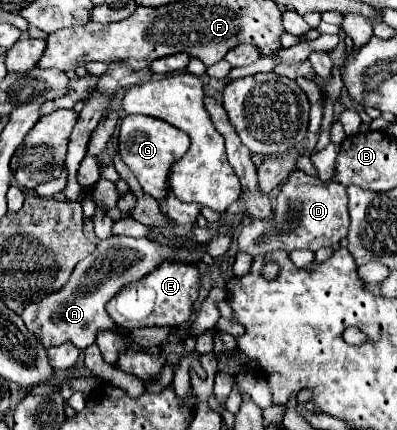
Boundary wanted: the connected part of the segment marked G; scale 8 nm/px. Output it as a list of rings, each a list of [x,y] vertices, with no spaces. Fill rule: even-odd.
[[[124,116],[120,122],[120,156],[128,164],[128,168],[134,172],[138,178],[142,190],[150,194],[156,200],[162,200],[168,190],[166,190],[166,176],[170,172],[170,166],[180,160],[186,150],[190,148],[190,138],[186,132],[178,130],[176,126],[152,118],[152,116]]]

